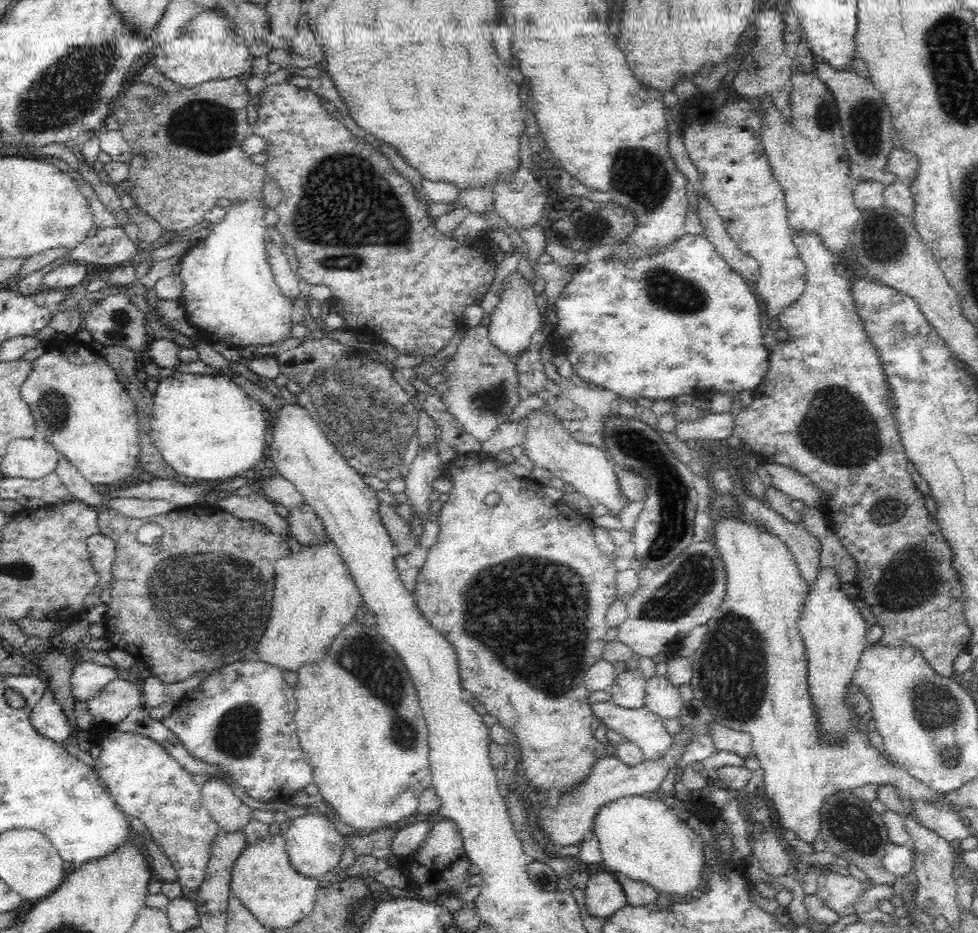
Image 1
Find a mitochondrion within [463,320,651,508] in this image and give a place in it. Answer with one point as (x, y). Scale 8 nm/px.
(490, 403)

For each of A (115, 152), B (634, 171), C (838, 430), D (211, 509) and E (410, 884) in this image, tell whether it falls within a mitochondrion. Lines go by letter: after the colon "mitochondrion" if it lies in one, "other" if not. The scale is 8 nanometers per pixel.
A: other
B: mitochondrion
C: mitochondrion
D: other
E: other

